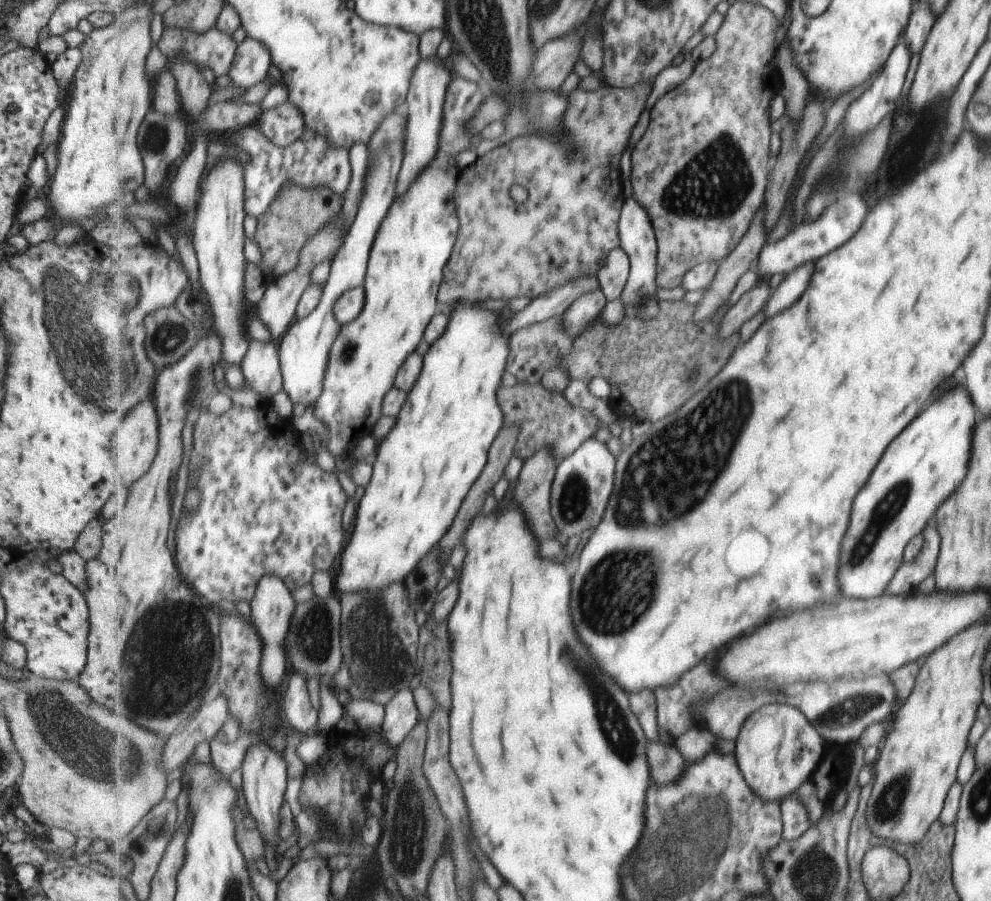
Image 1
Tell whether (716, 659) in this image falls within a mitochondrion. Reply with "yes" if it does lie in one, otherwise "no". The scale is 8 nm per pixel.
no

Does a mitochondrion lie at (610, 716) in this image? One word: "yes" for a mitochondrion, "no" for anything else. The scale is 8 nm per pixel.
yes

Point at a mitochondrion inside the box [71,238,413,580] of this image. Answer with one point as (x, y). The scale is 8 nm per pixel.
(119, 290)

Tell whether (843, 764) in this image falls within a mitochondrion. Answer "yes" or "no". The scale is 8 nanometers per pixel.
no

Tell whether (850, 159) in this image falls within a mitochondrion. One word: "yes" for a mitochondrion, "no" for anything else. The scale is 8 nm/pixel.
yes

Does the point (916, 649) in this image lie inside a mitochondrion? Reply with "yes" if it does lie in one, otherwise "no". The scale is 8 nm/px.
no

